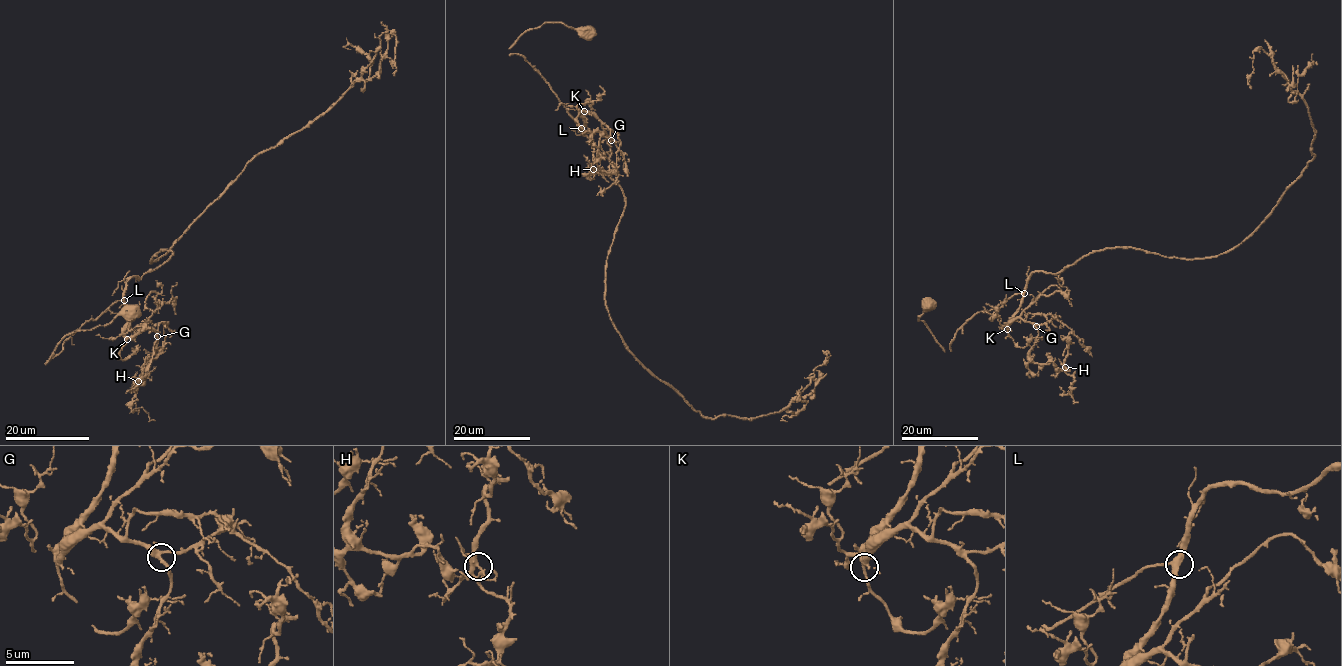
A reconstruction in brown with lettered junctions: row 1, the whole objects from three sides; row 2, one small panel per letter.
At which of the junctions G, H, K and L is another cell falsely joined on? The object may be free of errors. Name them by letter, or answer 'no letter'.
H

